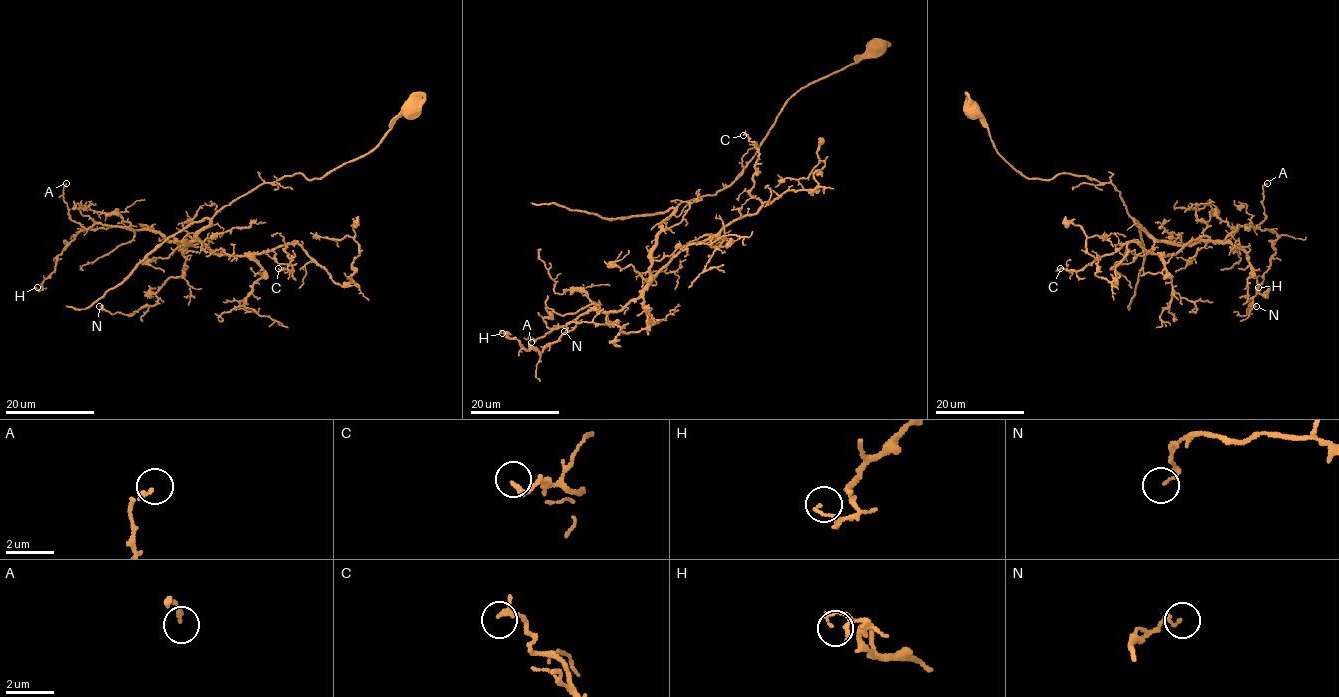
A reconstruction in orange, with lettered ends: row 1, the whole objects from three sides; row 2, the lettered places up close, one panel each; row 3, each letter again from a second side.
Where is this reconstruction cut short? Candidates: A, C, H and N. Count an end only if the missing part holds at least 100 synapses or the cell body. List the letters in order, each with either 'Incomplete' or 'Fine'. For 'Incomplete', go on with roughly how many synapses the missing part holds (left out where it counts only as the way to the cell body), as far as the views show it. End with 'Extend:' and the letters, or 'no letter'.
A: Fine
C: Fine
H: Fine
N: Fine
Extend: no letter

